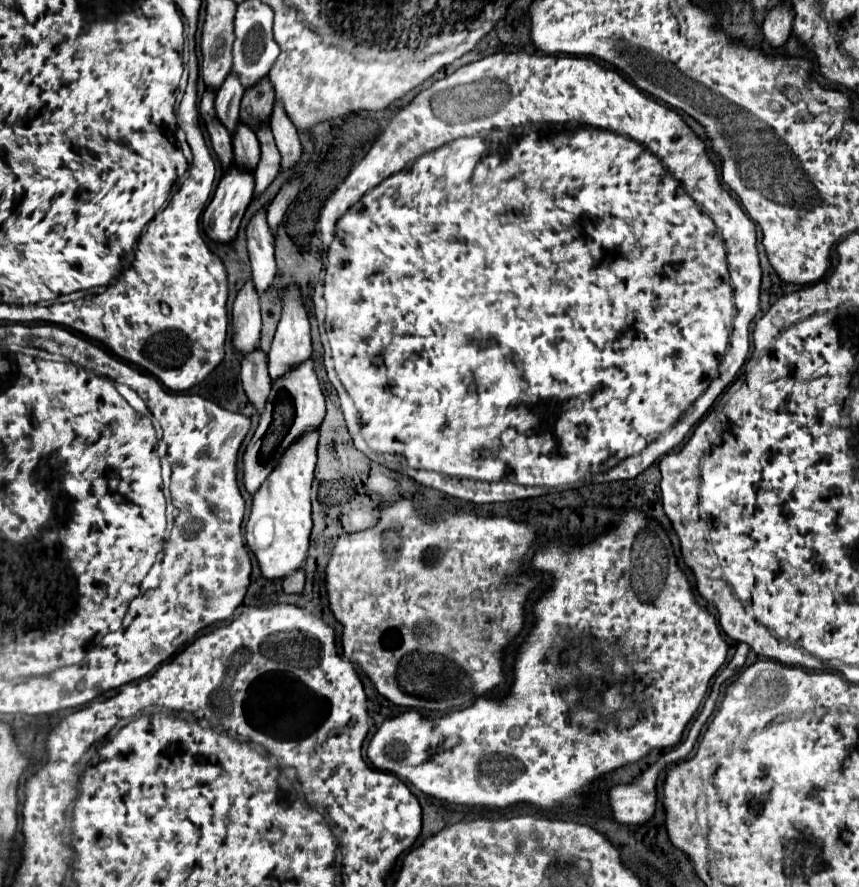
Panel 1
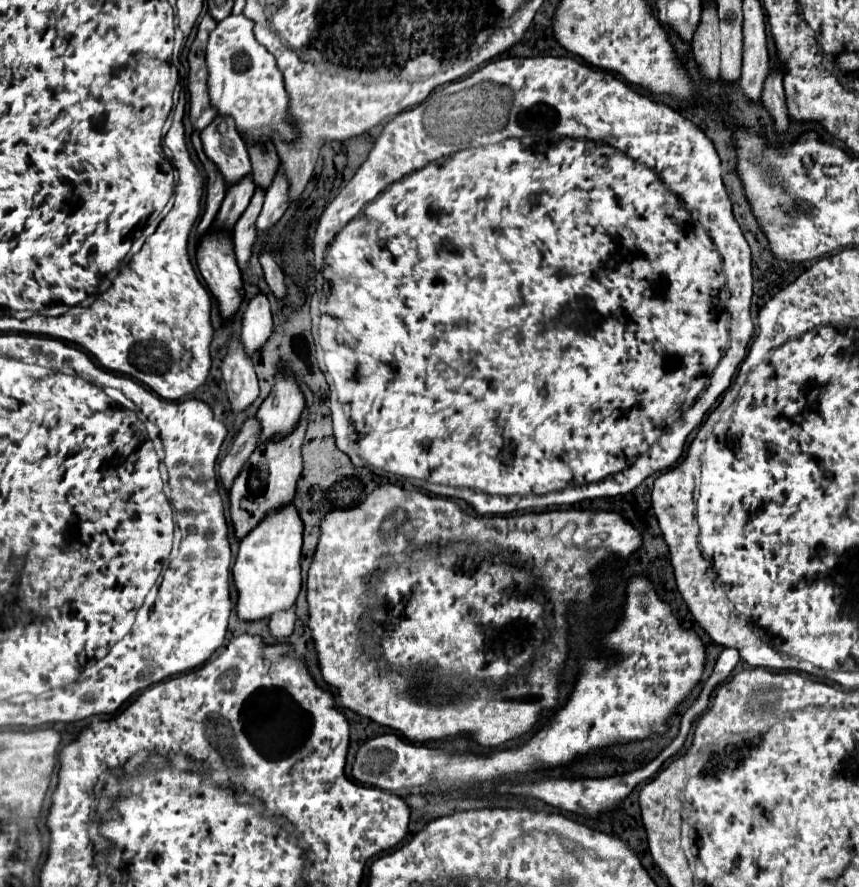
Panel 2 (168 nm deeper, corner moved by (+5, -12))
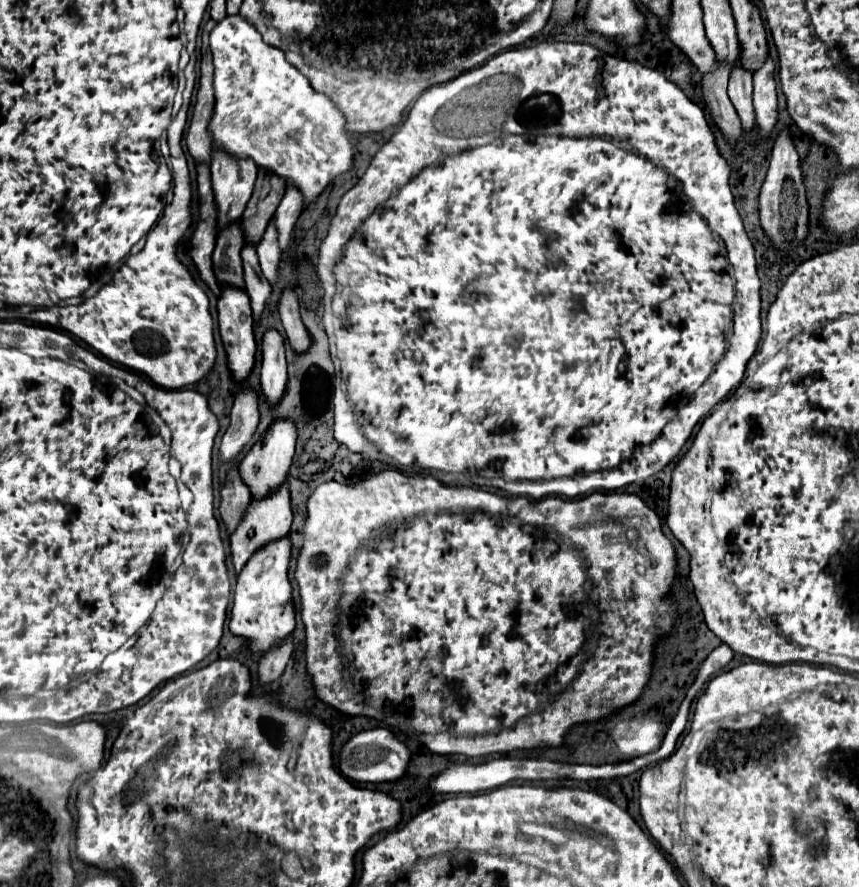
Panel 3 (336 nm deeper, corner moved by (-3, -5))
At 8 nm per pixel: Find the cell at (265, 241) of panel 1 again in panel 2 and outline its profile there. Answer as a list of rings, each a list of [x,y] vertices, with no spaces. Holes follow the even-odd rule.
[[[257,294],[245,314],[243,314],[243,346],[245,346],[245,352],[249,356],[255,356],[255,354],[261,354],[265,342],[269,340],[273,332],[273,320],[271,320],[271,310],[269,310],[269,302],[267,302],[267,296],[265,294]]]

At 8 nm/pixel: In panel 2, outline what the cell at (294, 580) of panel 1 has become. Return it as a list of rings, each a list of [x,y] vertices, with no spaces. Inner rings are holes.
[[[291,608],[291,610],[283,612],[283,614],[275,614],[275,616],[269,620],[271,636],[273,636],[275,640],[281,640],[281,638],[291,636],[293,624],[295,624],[295,608]]]

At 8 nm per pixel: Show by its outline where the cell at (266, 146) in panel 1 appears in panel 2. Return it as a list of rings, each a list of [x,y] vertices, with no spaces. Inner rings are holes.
[[[255,192],[251,198],[251,204],[243,212],[243,218],[235,224],[235,234],[233,234],[233,250],[235,250],[235,260],[241,272],[247,270],[249,258],[251,258],[251,248],[255,242],[255,218],[259,216],[259,210],[263,206],[263,194]]]

